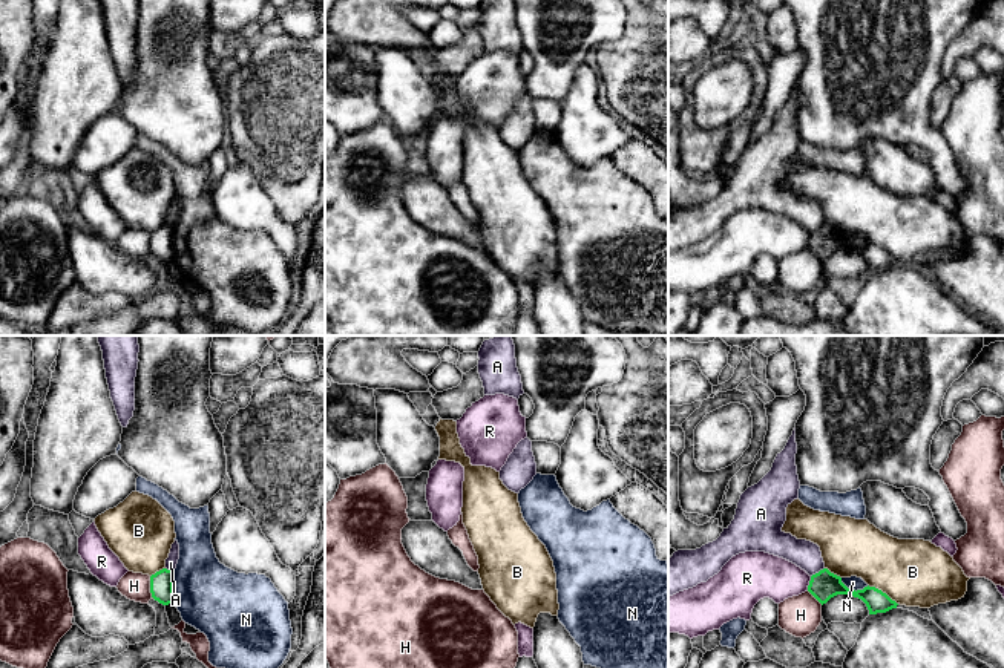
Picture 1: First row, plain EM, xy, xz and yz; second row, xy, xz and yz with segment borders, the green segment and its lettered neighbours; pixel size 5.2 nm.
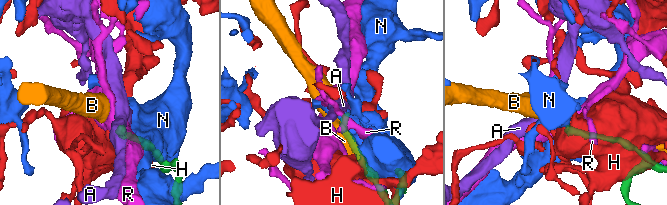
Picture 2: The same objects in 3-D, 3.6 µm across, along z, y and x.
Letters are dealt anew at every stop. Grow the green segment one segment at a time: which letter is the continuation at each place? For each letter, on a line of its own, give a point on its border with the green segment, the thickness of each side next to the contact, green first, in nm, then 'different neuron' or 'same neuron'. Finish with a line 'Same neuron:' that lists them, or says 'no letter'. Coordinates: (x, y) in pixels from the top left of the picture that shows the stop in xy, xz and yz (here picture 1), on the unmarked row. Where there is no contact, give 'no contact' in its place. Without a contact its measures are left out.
A: yz (819, 229) | 150/150 nm | different neuron
B: yz (882, 248) | 120/360 nm | different neuron
H: xy (150, 244) | 130/140 nm | different neuron
N: xy (172, 244) | 130/360 nm | different neuron
R: yz (810, 241) | 150/240 nm | different neuron
Same neuron: no letter

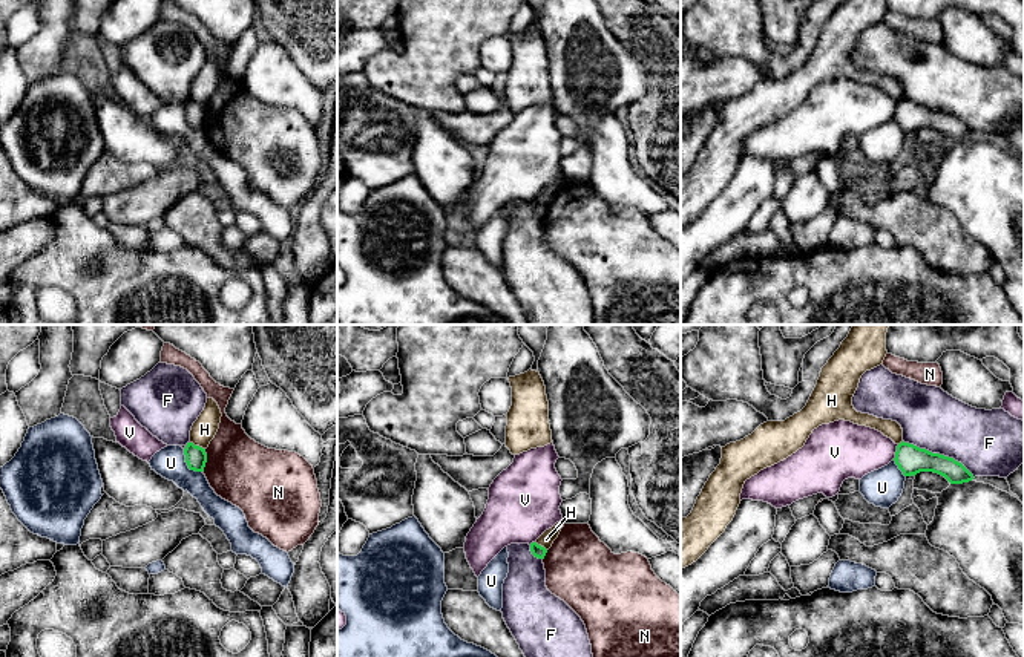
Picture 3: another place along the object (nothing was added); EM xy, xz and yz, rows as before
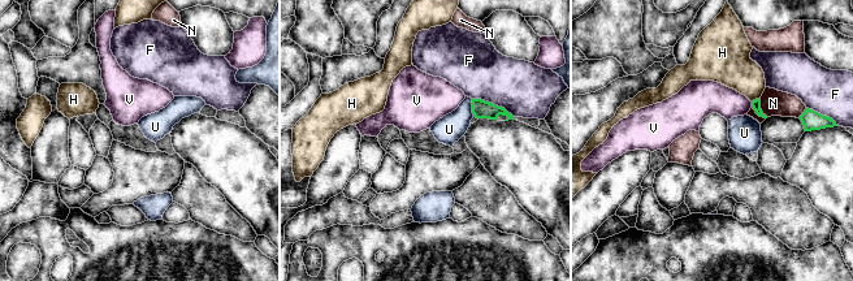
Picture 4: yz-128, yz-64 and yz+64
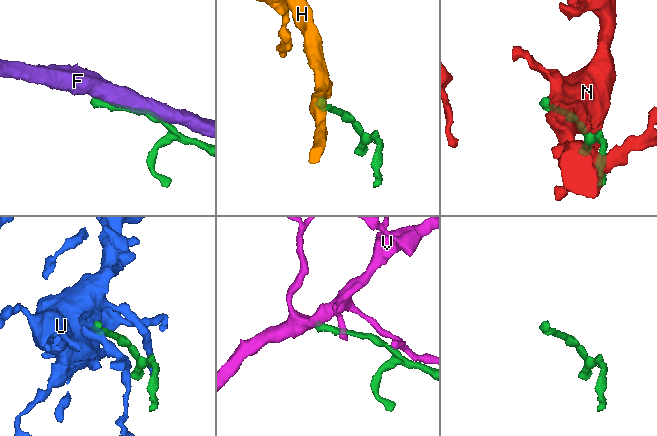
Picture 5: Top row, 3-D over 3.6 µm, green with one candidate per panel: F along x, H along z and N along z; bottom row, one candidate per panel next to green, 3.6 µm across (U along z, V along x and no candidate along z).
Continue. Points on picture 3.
F: yz (938, 111) | 160/340 nm | different neuron
H: xy (198, 103) | 110/130 nm | different neuron
N: xy (206, 118) | 110/340 nm | different neuron
U: xy (187, 121) | 110/160 nm | different neuron
V: yz (896, 109) | 160/280 nm | different neuron
Same neuron: no letter

